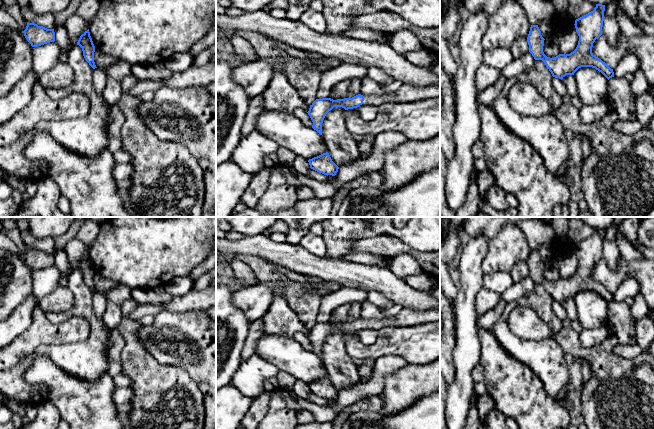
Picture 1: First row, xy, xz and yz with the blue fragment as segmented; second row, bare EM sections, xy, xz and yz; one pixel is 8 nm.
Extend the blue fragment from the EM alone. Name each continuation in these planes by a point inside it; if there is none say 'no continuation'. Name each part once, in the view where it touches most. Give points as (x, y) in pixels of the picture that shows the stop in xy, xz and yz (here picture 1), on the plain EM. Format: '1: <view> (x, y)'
1: xz (407, 317)

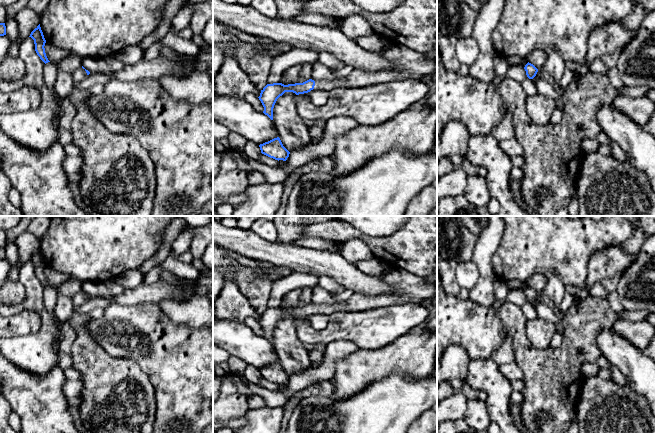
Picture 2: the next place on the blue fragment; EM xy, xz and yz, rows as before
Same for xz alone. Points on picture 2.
1: xz (410, 288)

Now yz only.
no continuation

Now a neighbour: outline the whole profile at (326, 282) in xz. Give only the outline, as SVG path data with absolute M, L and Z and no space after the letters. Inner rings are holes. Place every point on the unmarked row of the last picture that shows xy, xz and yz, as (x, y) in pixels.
M321 276L319 277L318 284L327 290L331 295L335 295L337 290L339 289L340 284L331 278L330 276Z

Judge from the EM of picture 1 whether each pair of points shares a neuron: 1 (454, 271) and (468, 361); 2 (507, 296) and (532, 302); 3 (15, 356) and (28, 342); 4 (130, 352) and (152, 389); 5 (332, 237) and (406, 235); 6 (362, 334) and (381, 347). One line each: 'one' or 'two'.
1: two
2: two
3: one
4: one
5: one
6: two

